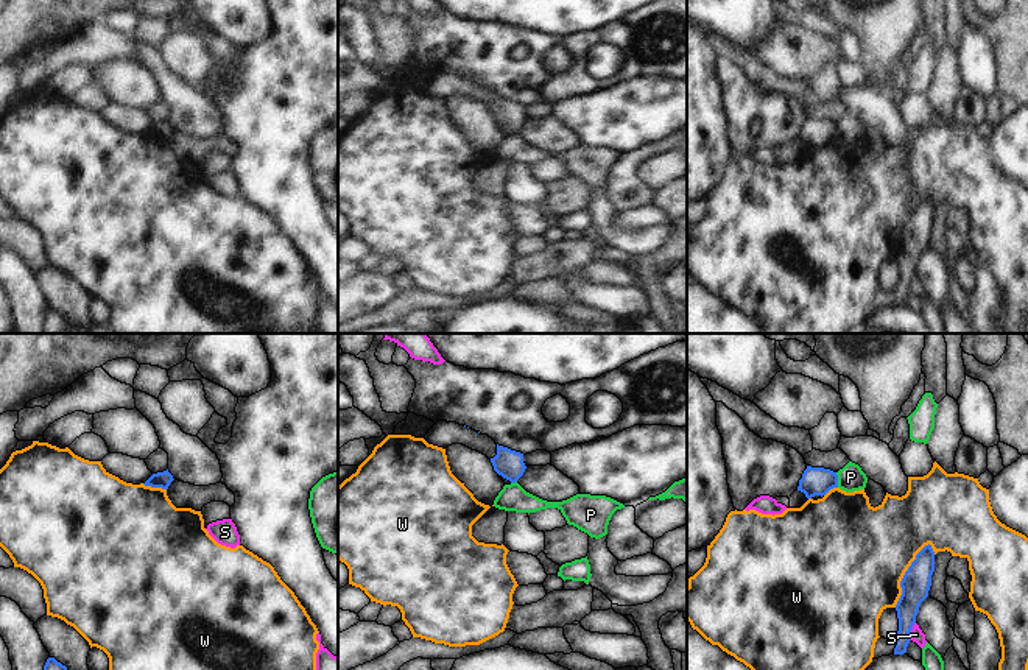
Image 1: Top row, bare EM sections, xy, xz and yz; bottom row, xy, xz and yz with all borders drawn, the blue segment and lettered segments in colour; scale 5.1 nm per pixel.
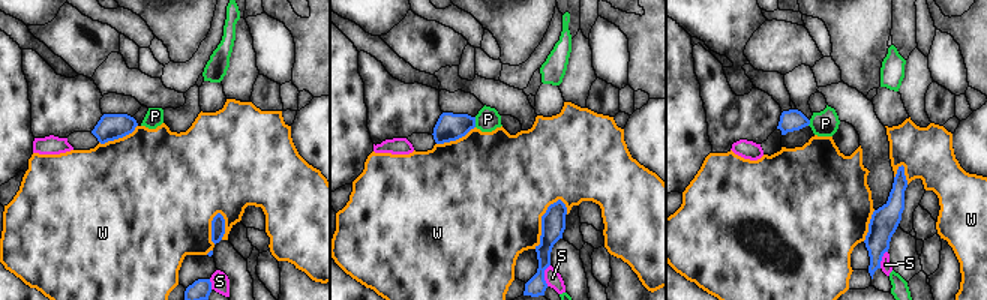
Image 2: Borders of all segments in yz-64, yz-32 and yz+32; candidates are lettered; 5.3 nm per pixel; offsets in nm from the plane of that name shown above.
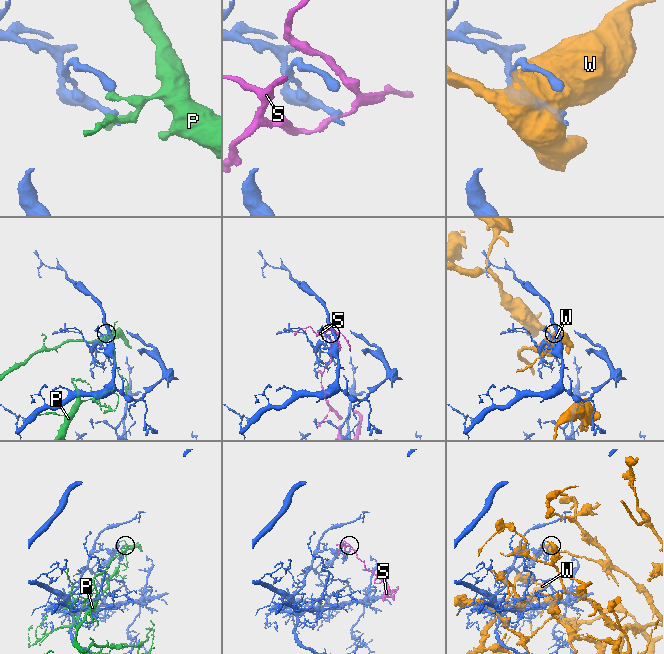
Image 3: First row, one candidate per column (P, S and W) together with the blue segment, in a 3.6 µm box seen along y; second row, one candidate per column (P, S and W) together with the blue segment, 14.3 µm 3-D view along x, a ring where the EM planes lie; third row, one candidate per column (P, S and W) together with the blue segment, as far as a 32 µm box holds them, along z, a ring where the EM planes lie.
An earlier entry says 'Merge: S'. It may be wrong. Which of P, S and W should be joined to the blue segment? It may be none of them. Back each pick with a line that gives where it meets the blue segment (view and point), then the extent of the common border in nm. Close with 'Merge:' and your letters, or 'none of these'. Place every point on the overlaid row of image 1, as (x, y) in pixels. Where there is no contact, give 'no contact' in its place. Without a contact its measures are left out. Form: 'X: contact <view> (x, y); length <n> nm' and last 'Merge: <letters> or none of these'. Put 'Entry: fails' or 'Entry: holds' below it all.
Merge: none of these
Entry: fails

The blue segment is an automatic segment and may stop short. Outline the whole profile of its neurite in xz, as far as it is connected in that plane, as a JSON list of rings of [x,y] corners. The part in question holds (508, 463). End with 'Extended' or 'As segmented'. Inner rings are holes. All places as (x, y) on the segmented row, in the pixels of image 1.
[[[497,444],[497,455],[491,458],[494,471],[503,478],[516,483],[525,472],[523,453]]]. As segmented

